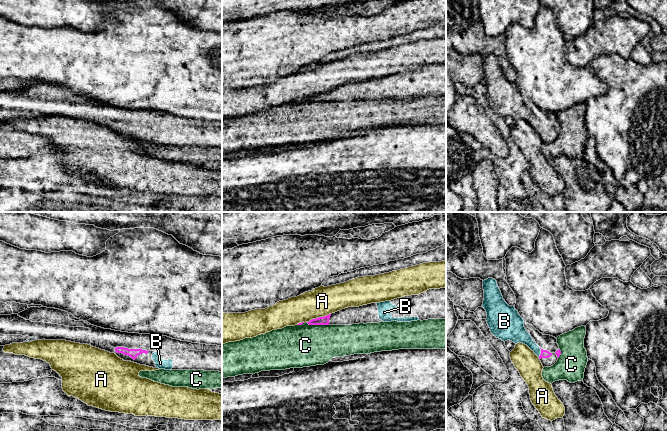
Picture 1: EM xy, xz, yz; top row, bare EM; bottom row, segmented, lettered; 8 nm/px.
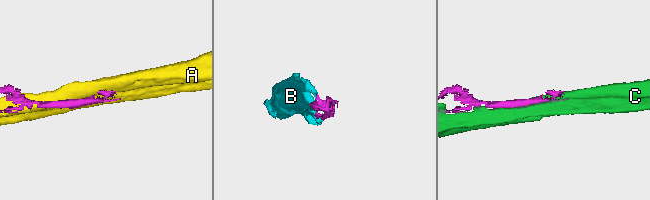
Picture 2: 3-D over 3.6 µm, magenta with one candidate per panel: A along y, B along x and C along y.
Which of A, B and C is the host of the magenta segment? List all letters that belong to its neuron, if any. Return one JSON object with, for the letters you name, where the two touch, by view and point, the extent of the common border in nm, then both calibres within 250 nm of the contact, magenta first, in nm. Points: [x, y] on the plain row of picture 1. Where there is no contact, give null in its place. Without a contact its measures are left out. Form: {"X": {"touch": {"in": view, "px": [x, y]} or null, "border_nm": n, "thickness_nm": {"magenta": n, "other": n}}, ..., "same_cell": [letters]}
{"B": {"touch": {"in": "yz", "px": [541, 128]}, "border_nm": 70, "thickness_nm": {"magenta": 60, "other": 150}}, "same_cell": ["B"]}

